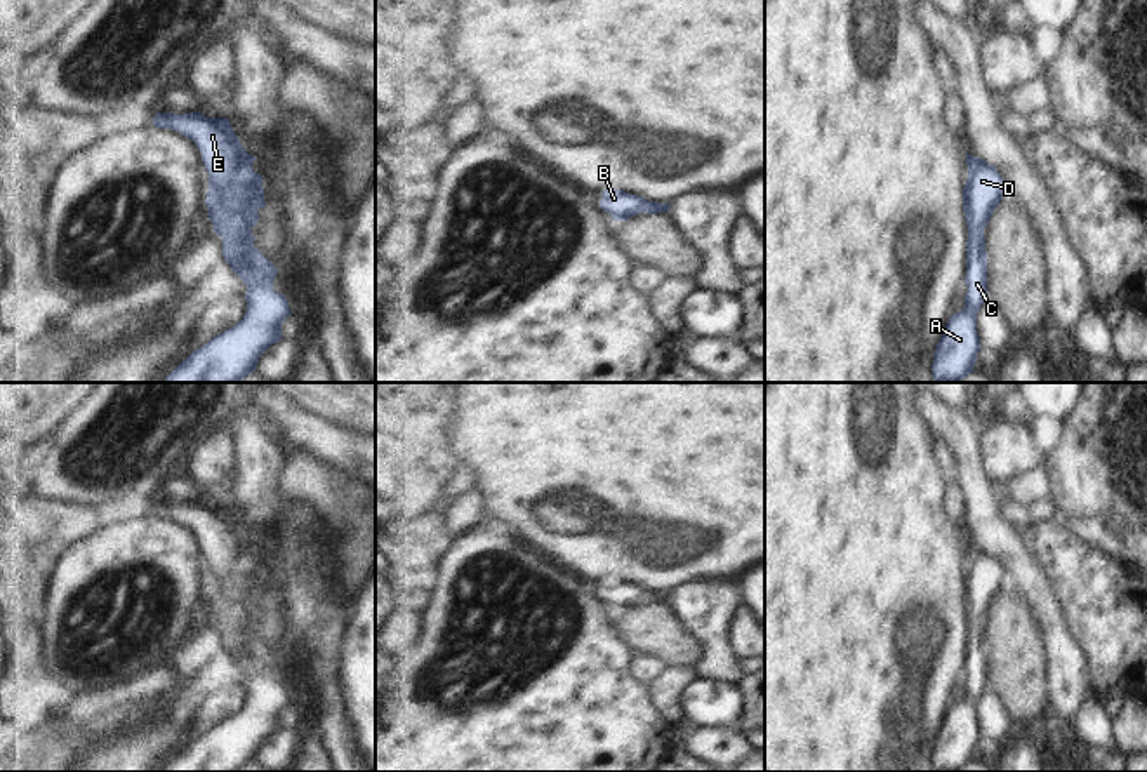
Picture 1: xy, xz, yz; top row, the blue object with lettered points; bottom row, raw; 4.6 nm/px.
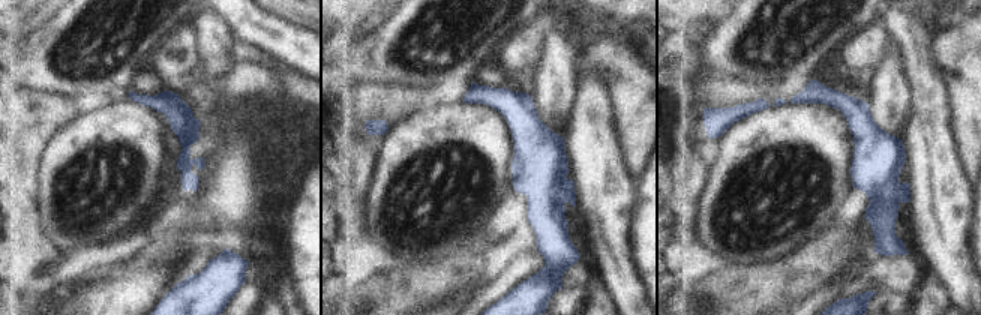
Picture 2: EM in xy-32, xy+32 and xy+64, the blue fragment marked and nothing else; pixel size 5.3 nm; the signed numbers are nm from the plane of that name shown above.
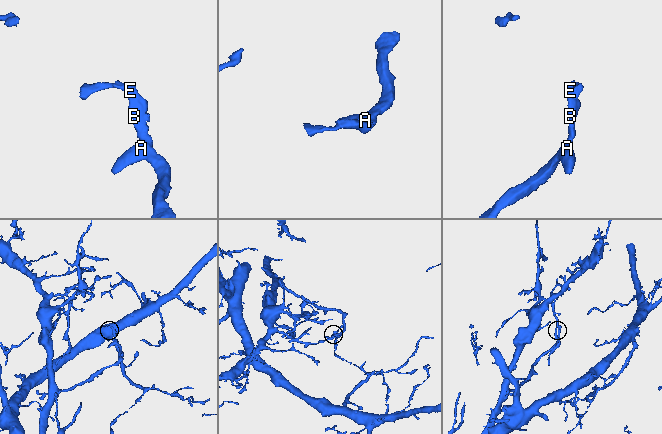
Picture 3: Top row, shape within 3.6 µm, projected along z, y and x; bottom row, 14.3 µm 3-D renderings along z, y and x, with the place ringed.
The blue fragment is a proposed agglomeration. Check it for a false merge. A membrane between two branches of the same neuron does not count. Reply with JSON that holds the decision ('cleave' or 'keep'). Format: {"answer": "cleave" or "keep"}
{"answer": "keep"}

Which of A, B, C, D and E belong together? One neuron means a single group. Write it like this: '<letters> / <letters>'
A B C D E

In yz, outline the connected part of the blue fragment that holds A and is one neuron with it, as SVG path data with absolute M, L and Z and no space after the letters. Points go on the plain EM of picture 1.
M966 542L968 569L963 577L963 600L968 616L965 697L954 702L935 737L932 763L937 772L959 772L973 762L980 727L977 702L987 692L987 642L984 617L1008 582L994 555Z

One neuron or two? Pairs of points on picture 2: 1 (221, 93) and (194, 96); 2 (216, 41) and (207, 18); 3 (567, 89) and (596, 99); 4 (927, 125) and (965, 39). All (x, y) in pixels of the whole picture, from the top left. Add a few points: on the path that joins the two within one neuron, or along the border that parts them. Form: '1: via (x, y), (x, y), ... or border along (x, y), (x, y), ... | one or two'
1: via (215, 93), (200, 96) | one
2: via (216, 35), (210, 24) | one
3: border along (579, 75), (579, 98), (573, 116), (566, 126) | two
4: border along (933, 48), (936, 63), (947, 81), (954, 116) | two

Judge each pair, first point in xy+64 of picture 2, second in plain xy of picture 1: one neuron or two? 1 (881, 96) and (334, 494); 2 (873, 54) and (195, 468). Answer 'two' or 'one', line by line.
1: two
2: one

